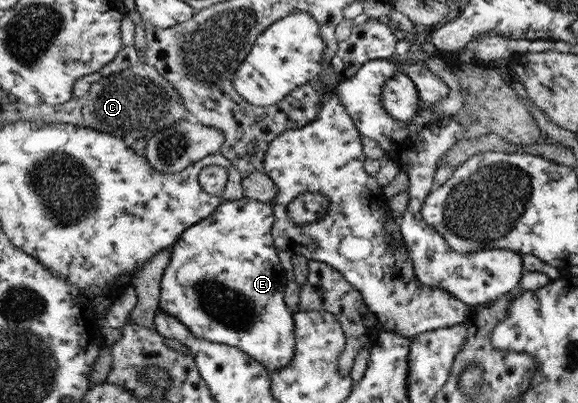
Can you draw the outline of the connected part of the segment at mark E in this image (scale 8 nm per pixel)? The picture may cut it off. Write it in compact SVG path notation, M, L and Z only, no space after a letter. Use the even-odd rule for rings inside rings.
M251 197L225 200L211 216L201 220L174 244L173 259L165 274L160 309L180 317L187 328L205 341L236 346L259 361L268 372L292 364L296 352L296 325L293 313L283 301L286 274L273 247L271 225L275 225L273 205ZM187 263L201 263L201 269L181 269Z

